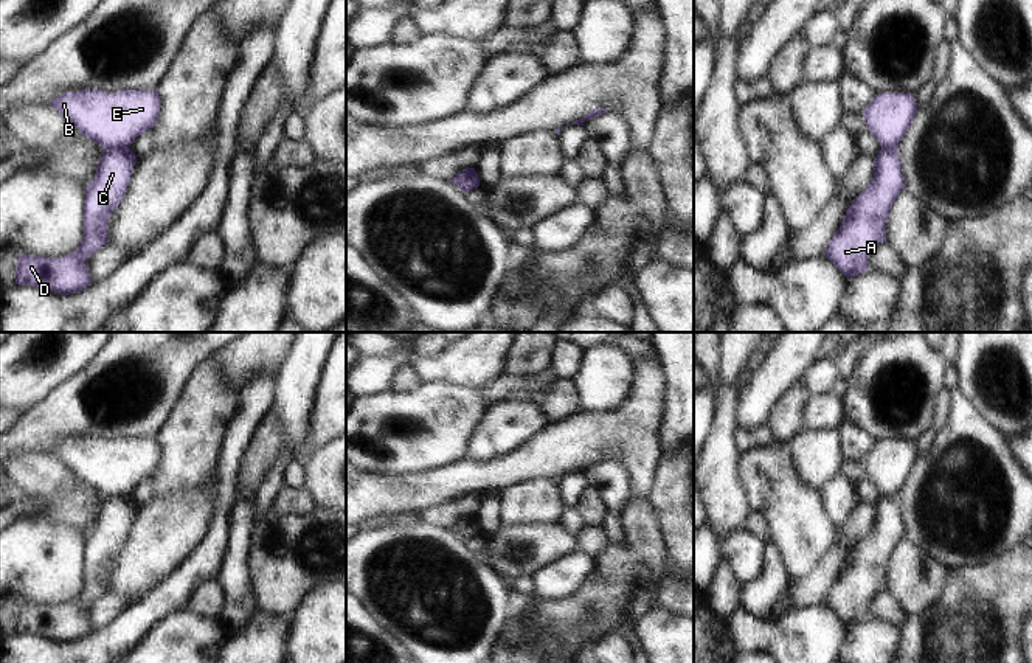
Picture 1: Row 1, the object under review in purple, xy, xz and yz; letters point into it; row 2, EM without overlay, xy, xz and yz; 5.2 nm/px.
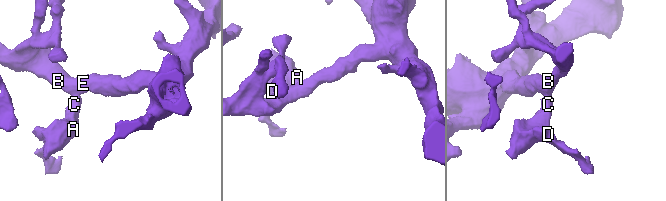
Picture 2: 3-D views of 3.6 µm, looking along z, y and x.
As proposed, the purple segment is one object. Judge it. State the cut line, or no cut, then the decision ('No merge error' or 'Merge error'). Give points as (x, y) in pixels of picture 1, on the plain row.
Split along xy (129, 494), (106, 500). Merge error.

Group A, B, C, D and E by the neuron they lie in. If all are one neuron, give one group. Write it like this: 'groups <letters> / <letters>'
groups A C D / B E

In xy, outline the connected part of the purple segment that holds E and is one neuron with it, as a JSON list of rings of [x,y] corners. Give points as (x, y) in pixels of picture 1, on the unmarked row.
[[[79,438],[59,443],[50,453],[107,500],[129,497],[137,484],[152,478],[161,449],[157,438]]]

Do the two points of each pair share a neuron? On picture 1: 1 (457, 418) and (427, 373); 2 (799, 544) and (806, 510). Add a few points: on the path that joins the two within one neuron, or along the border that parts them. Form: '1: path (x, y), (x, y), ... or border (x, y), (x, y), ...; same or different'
1: border (421, 381), (449, 381), (469, 388); different
2: path (799, 536), (799, 517); same

